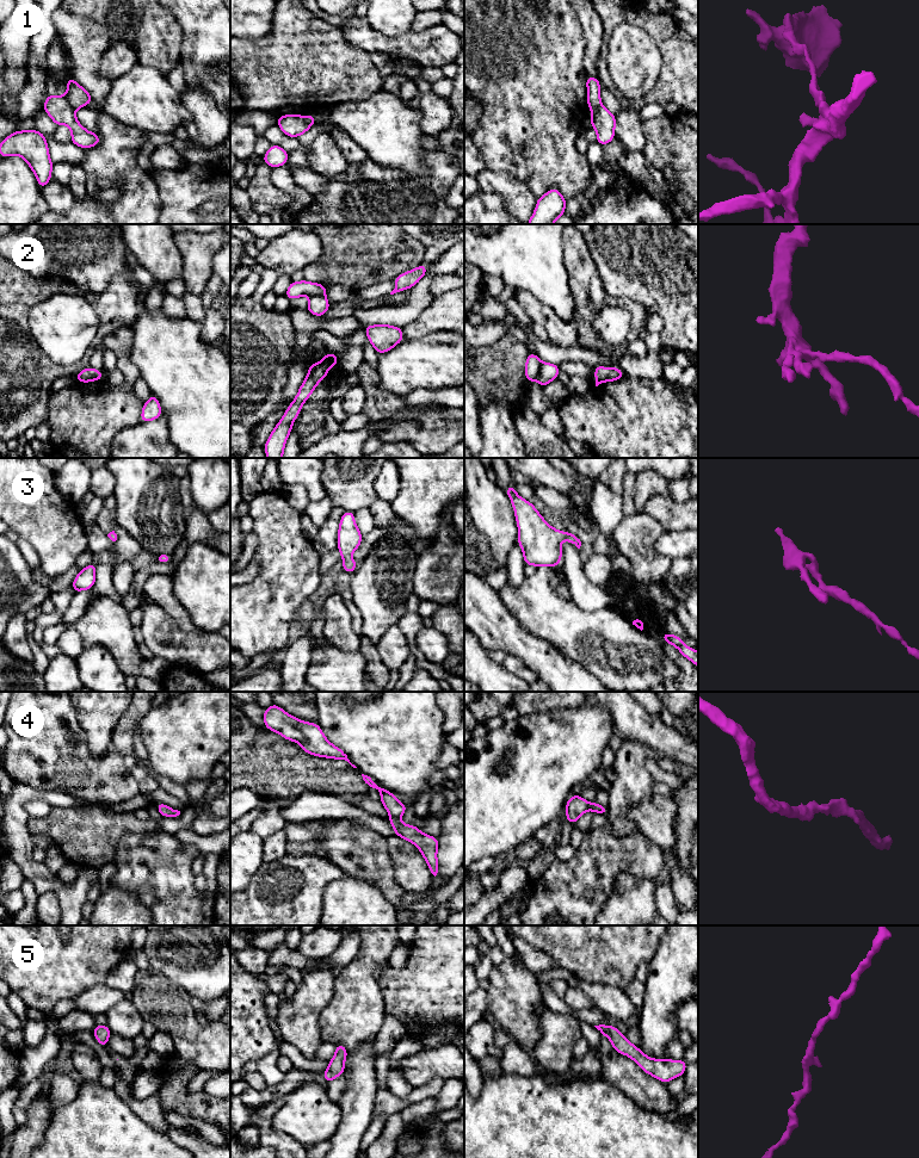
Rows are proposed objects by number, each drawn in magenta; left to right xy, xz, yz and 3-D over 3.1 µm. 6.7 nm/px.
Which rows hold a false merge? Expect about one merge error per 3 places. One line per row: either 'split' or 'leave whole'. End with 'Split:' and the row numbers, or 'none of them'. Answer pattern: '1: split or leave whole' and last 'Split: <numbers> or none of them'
1: split
2: leave whole
3: leave whole
4: leave whole
5: leave whole
Split: 1

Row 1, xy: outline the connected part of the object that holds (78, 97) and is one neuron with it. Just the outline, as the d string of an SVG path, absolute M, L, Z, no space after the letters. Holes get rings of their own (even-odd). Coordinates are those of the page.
M73 78L67 80L67 93L66 99L69 101L74 110L85 107L93 101L92 95L82 88Z

